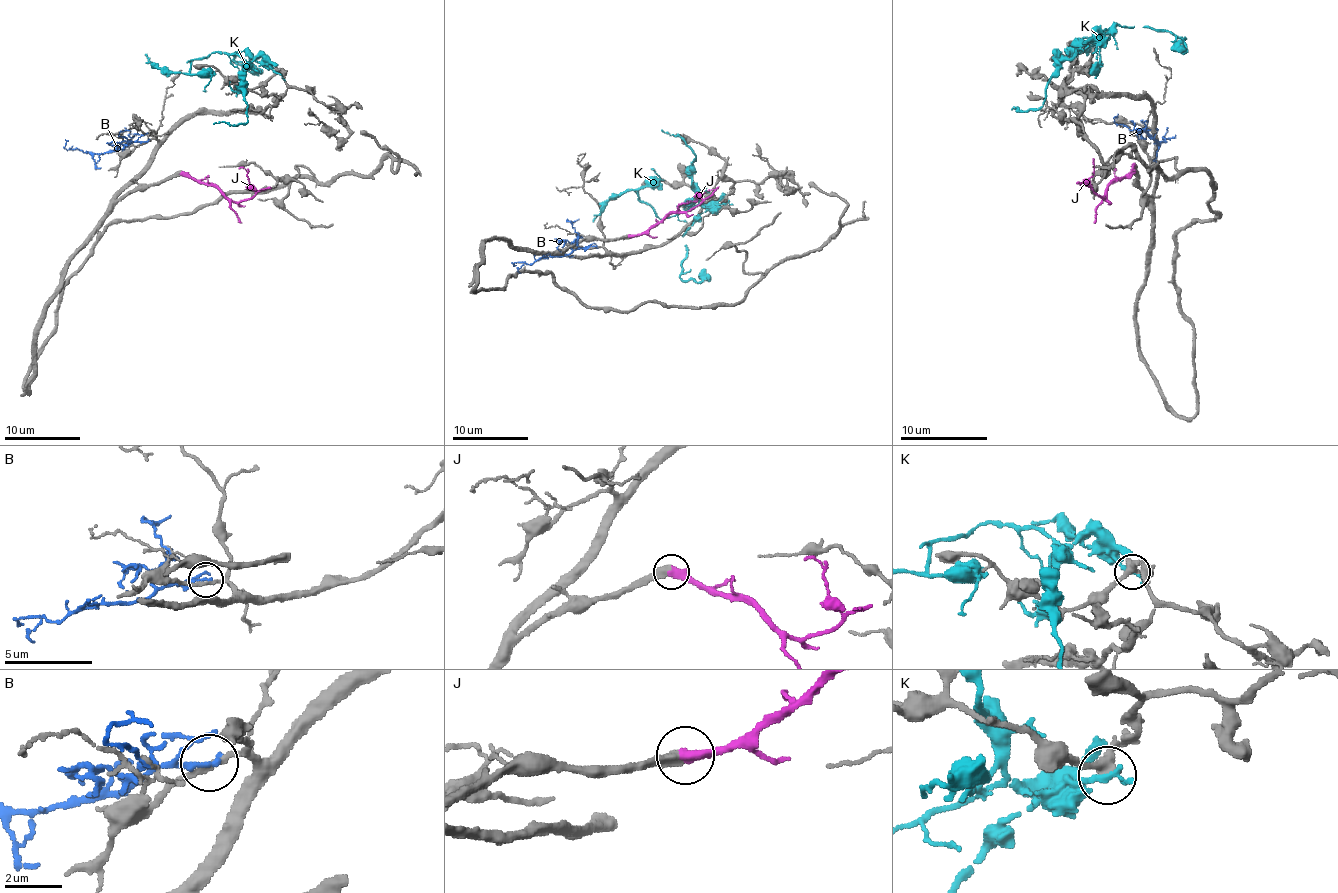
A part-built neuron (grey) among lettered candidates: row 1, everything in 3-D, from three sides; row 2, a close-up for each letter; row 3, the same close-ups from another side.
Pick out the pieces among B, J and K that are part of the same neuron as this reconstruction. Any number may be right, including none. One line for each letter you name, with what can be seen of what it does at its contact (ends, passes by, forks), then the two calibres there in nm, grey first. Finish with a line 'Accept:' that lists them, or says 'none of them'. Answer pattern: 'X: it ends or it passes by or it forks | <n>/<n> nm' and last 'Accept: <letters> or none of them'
J: it ends | 460/440 nm
Accept: J

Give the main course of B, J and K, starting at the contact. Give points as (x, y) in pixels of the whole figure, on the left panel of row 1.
B: (145, 141), (130, 141), (115, 151), (86, 153), (81, 149), (67, 149), (67, 140)
J: (181, 174), (189, 174), (230, 200), (242, 202), (255, 193), (248, 172), (238, 168)
K: (278, 73), (236, 54), (213, 52), (193, 60), (187, 73), (168, 73), (145, 54)

